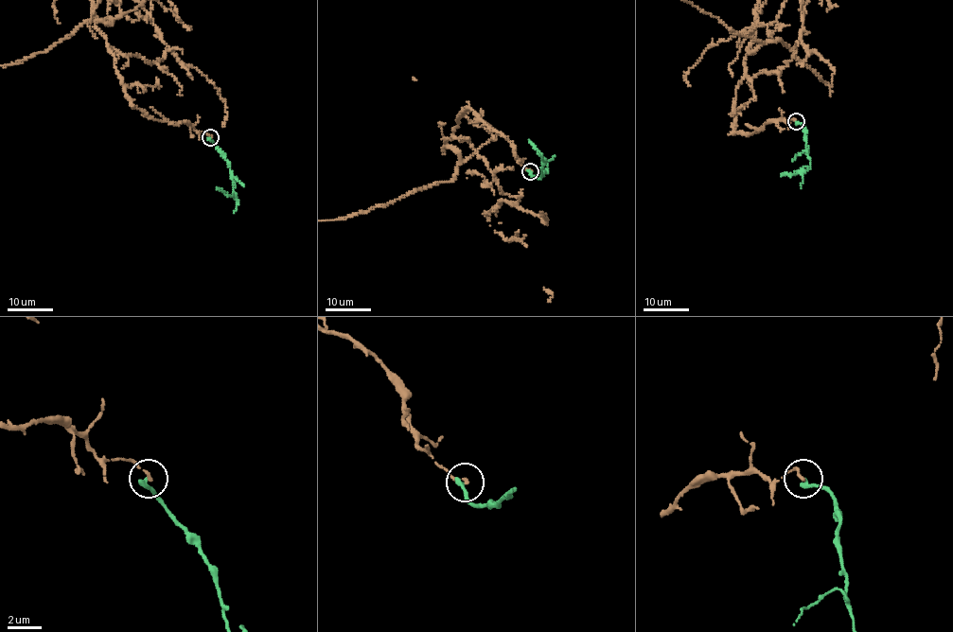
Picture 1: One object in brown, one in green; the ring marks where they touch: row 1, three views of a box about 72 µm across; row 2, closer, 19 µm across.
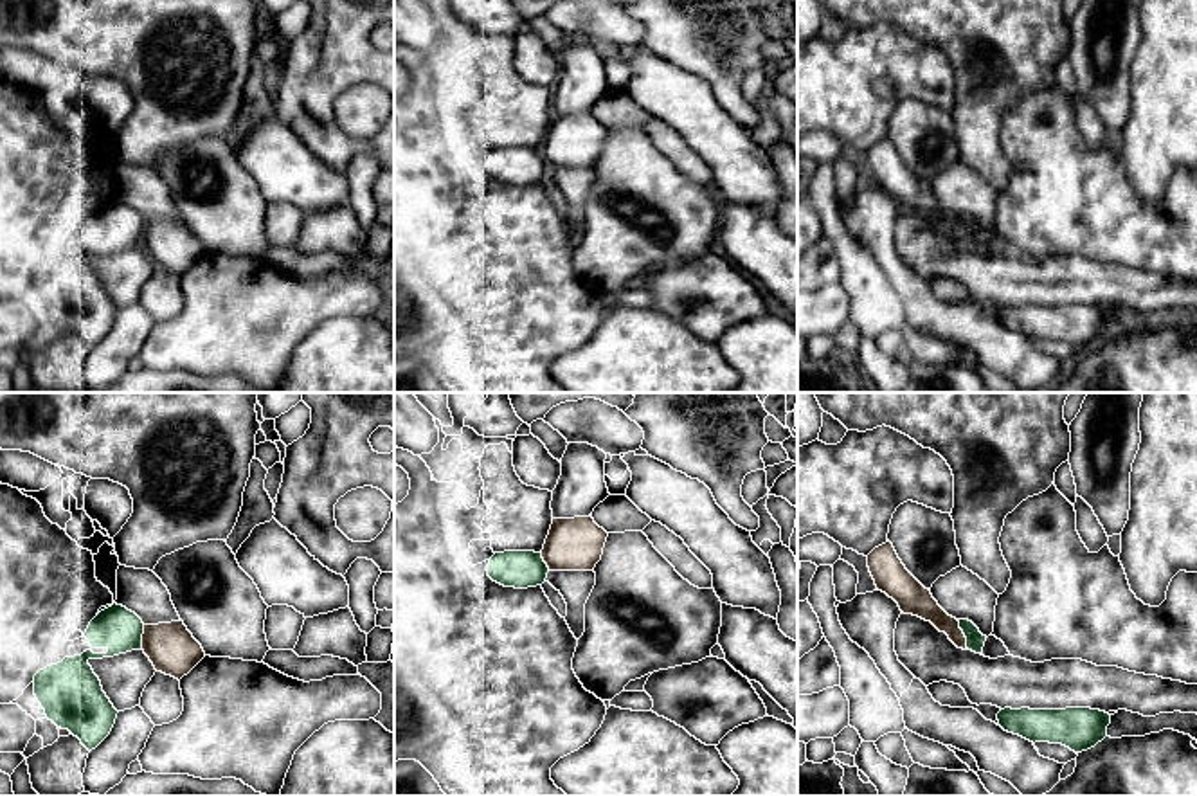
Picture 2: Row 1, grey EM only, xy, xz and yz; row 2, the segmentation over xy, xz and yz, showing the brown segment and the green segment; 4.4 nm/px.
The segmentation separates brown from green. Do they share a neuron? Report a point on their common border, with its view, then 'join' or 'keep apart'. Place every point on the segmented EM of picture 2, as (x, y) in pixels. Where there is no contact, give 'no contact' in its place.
yz (963, 634) | keep apart

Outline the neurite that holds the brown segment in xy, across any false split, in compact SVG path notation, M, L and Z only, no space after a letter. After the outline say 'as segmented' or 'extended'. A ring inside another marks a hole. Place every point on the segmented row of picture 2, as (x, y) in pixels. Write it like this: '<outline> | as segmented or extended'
M184 621L144 625L142 650L157 672L178 681L205 657Z | as segmented

